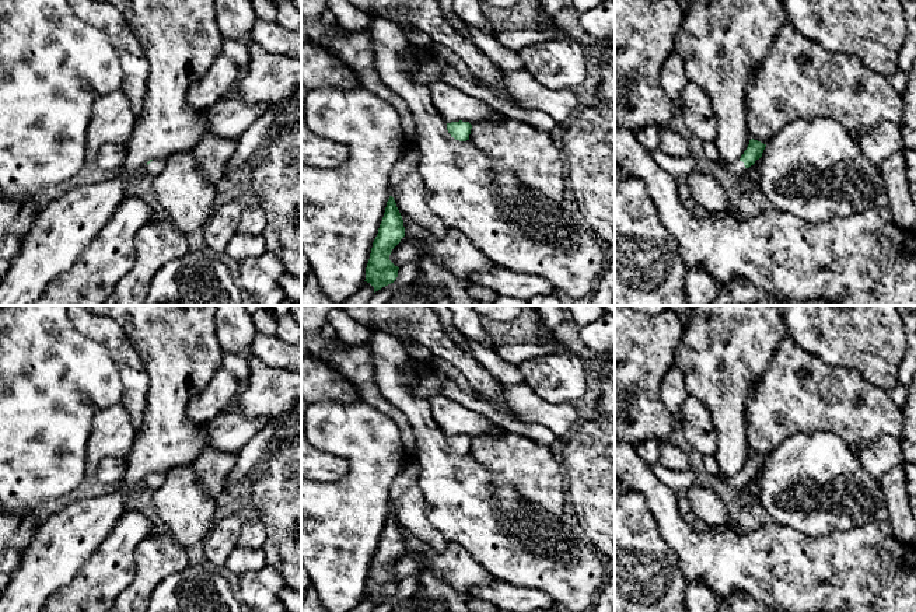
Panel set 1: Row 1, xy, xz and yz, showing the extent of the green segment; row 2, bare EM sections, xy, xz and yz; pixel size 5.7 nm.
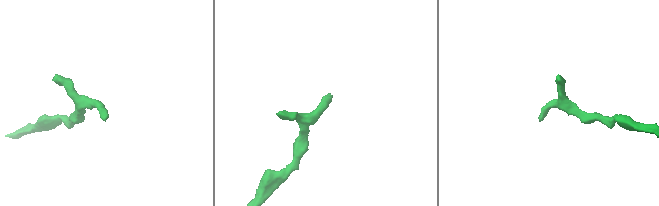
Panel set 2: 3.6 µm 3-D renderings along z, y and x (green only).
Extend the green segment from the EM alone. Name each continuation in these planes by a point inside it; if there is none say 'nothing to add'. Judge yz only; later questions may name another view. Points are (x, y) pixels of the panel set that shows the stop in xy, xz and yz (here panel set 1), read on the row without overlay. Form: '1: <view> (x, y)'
1: yz (737, 482)

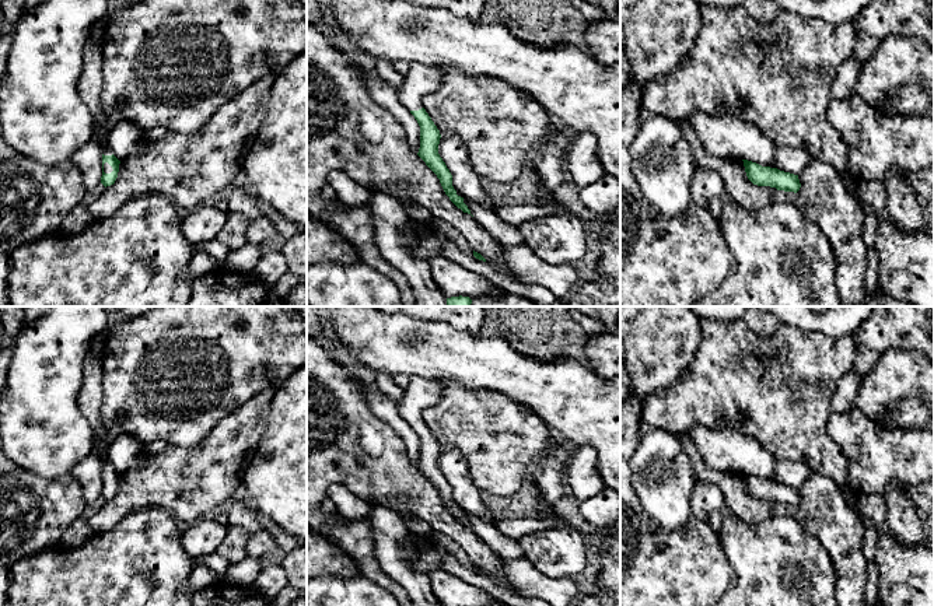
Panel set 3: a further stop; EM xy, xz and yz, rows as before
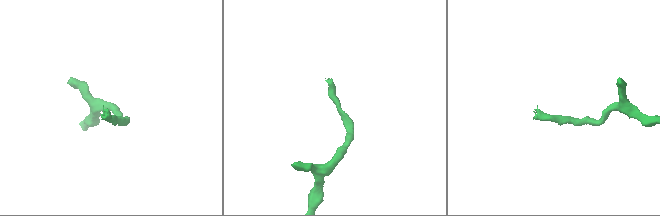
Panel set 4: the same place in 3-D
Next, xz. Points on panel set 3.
1: xz (420, 393)

